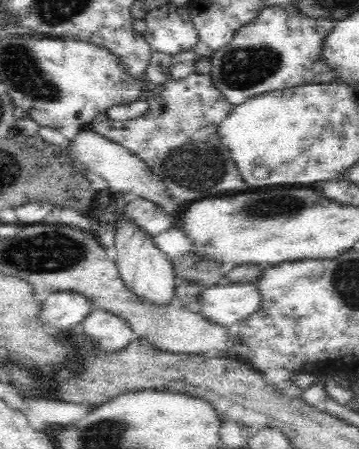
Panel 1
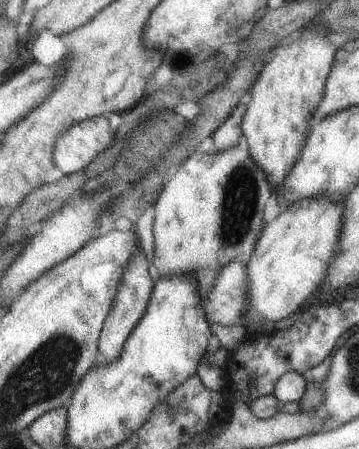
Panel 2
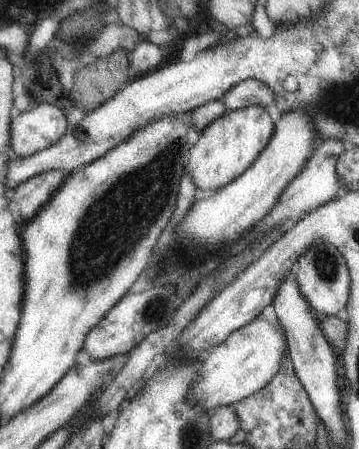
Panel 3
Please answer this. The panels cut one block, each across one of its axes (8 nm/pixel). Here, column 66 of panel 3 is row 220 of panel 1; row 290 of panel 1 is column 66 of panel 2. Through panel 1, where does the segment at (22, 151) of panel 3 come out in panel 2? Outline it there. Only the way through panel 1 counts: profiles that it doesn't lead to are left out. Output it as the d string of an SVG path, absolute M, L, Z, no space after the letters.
M109 118L83 120L59 136L53 146L53 162L65 176L71 176L89 166L99 154L111 148L113 142L115 128Z

